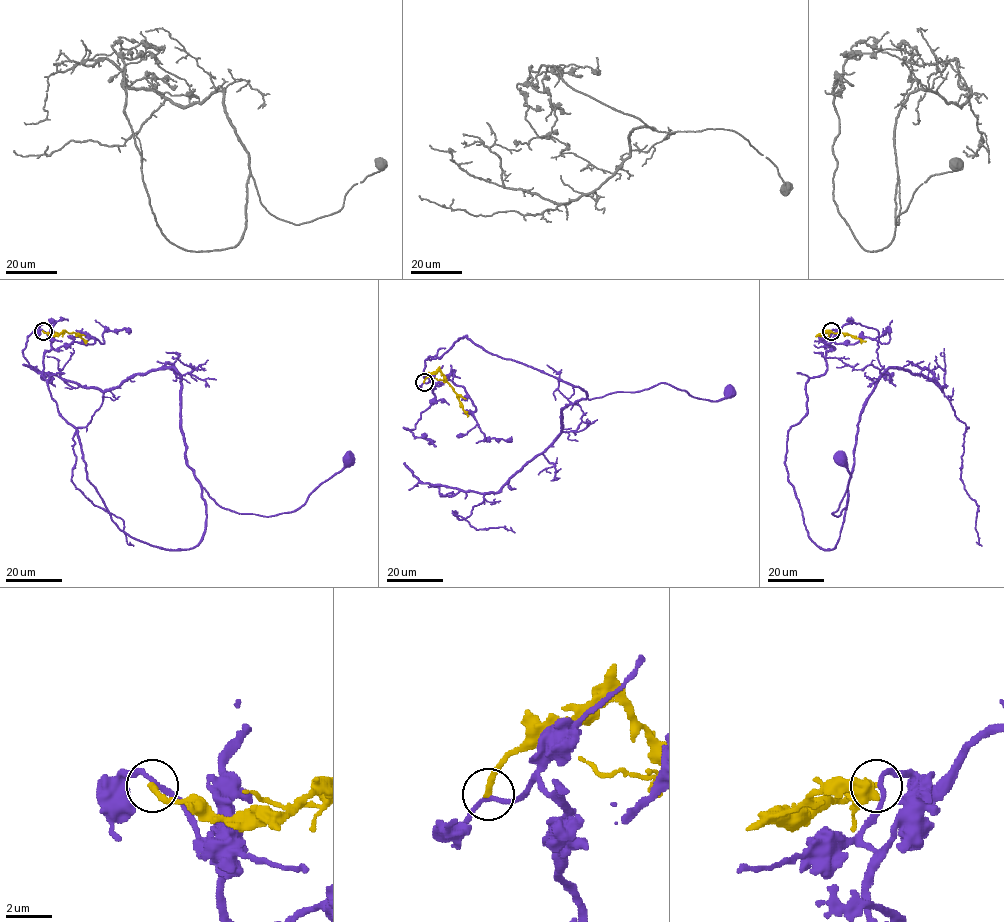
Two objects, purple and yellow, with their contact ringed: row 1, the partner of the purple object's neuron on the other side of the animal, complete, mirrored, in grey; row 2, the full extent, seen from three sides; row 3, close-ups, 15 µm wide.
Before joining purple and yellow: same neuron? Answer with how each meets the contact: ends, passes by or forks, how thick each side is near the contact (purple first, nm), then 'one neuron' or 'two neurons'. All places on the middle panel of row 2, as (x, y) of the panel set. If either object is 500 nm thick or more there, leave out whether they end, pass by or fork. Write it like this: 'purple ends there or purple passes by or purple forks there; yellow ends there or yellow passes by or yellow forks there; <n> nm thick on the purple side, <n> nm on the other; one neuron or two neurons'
purple passes by; yellow ends there; 190 nm thick on the purple side, 280 nm on the other; two neurons

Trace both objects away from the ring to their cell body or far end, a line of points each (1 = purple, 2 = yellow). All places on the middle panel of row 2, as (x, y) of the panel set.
1: (423, 383), (432, 381), (425, 361), (466, 335), (576, 385), (583, 399), (661, 383), (712, 401), (729, 392)
2: (423, 382), (439, 371), (468, 416)

